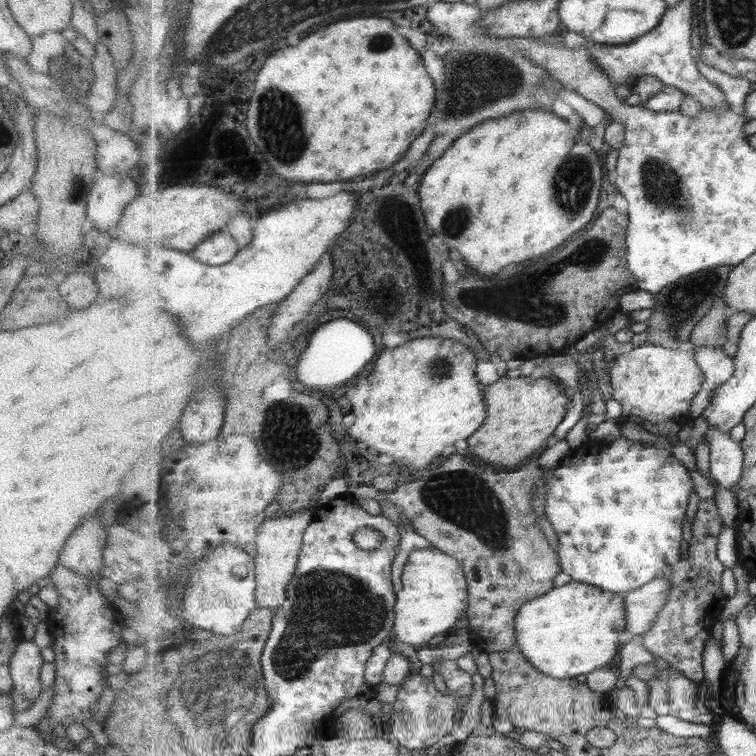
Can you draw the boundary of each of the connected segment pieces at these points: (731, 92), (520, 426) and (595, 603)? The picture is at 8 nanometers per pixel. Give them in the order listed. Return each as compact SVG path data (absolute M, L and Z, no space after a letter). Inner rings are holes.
M698 55L694 57L697 59L701 74L703 74L709 82L713 83L713 85L721 88L723 93L726 94L727 102L730 104L730 110L735 111L737 114L743 114L746 100L750 93L750 76L745 78L733 78L733 76L721 72L721 70L705 65L698 59Z
M507 375L501 377L497 382L483 388L488 404L488 415L484 425L479 428L479 434L473 434L467 439L472 454L479 456L486 464L498 464L503 466L515 466L521 460L526 460L527 456L533 456L542 450L541 444L553 436L557 426L563 422L567 414L567 396L561 390L561 386L553 380L549 380L549 375L533 379L529 375L521 375L511 378Z
M574 579L524 604L517 617L517 647L546 675L575 678L608 667L626 641L626 597Z

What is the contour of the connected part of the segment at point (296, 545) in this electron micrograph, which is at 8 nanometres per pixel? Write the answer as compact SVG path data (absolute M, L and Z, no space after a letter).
M305 512L293 518L268 518L265 523L257 529L257 556L254 558L255 572L258 579L258 607L267 607L277 610L286 600L288 586L291 579L297 574L299 556L307 528L313 523L313 514Z

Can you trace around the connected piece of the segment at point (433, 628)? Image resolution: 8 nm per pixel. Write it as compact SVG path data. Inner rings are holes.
M431 545L413 549L405 563L401 582L403 588L397 592L393 632L397 641L414 646L428 644L439 634L447 637L457 633L457 622L470 606L470 586L465 571L454 556Z

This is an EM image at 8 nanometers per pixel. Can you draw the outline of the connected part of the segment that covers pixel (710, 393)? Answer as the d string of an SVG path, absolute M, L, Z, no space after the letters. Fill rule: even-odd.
M702 346L696 350L696 358L699 366L702 367L703 372L706 374L706 381L698 396L694 398L690 410L691 419L704 414L711 406L716 390L721 388L728 380L731 380L736 371L734 358L731 358L723 347Z

